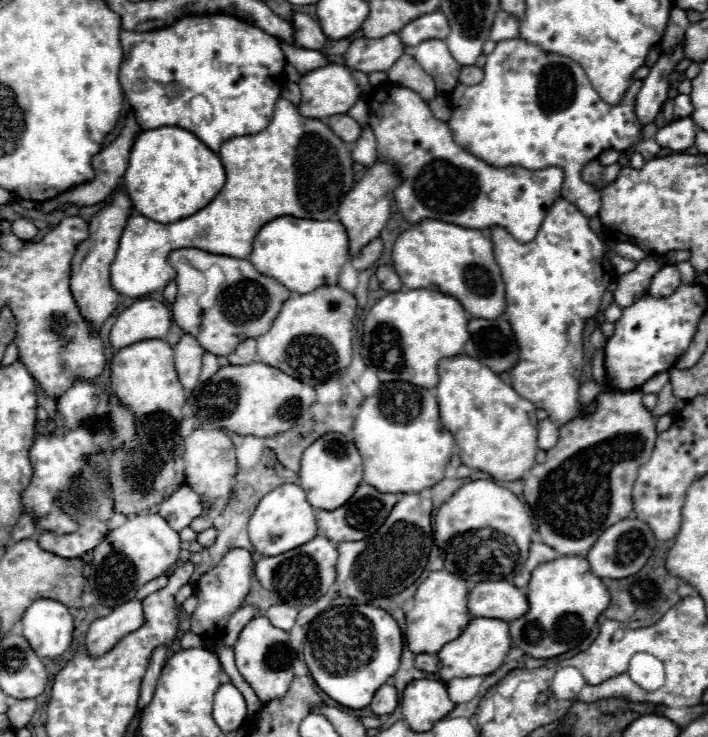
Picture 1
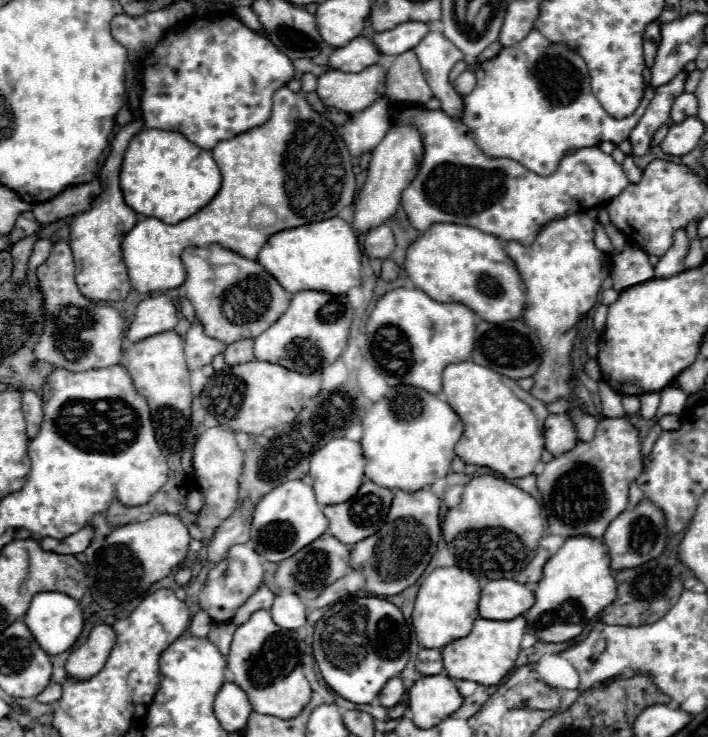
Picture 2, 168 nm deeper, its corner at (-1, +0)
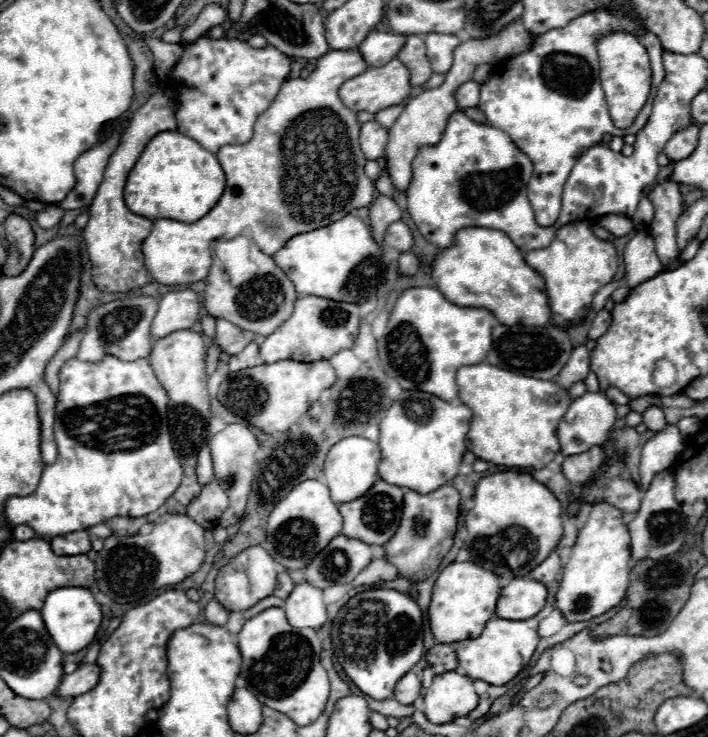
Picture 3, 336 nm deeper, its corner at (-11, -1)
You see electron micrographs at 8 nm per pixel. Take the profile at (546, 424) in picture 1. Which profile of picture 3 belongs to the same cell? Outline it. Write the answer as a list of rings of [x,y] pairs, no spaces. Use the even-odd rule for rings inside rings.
[[[586,391],[582,397],[578,397],[570,403],[566,415],[560,419],[558,439],[560,439],[560,445],[562,445],[562,453],[564,455],[578,455],[578,453],[584,453],[588,449],[592,449],[594,445],[602,447],[604,443],[610,441],[614,421],[616,421],[616,407],[606,397],[606,393]]]

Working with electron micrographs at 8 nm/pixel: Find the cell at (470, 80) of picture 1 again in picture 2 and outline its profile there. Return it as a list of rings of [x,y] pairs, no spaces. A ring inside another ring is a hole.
[[[472,70],[462,72],[462,74],[454,80],[454,88],[456,88],[456,92],[462,94],[462,96],[466,96],[466,92],[472,92],[474,86],[476,86],[476,76],[474,76]]]

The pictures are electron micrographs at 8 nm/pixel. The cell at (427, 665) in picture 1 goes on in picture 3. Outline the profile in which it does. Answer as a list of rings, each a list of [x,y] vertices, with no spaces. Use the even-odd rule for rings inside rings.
[[[436,643],[428,653],[426,653],[426,669],[424,669],[424,681],[422,685],[428,687],[430,681],[446,671],[454,671],[458,667],[458,657],[454,645],[448,643]]]

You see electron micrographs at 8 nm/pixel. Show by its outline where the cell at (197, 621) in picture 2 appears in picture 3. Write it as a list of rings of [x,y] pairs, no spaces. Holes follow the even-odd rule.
[[[216,597],[208,601],[204,615],[206,615],[208,623],[214,623],[214,625],[226,625],[226,621],[228,621],[228,611],[224,609],[224,605]]]

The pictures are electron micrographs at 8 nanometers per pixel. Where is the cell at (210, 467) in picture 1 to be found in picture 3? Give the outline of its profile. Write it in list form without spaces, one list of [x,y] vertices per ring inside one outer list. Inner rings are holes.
[[[234,423],[228,425],[224,431],[212,435],[210,439],[210,453],[212,453],[212,461],[214,461],[214,473],[216,479],[226,485],[226,493],[230,499],[228,509],[222,513],[220,517],[220,525],[234,525],[240,521],[240,517],[244,515],[244,507],[246,507],[246,499],[252,487],[252,479],[254,479],[254,467],[256,467],[256,451],[258,451],[258,439],[256,435],[242,423]]]

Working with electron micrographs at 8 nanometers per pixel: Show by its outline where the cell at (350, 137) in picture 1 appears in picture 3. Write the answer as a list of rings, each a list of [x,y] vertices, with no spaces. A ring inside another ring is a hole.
[[[370,121],[370,123],[362,125],[360,147],[362,147],[362,153],[366,155],[366,159],[374,159],[374,161],[380,159],[384,155],[386,143],[388,143],[388,131],[380,123]]]

